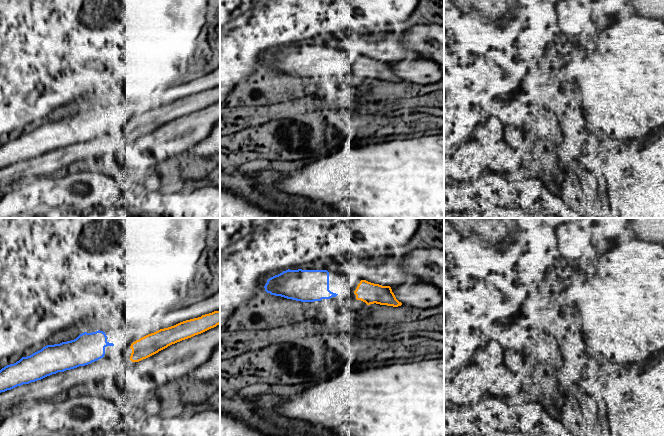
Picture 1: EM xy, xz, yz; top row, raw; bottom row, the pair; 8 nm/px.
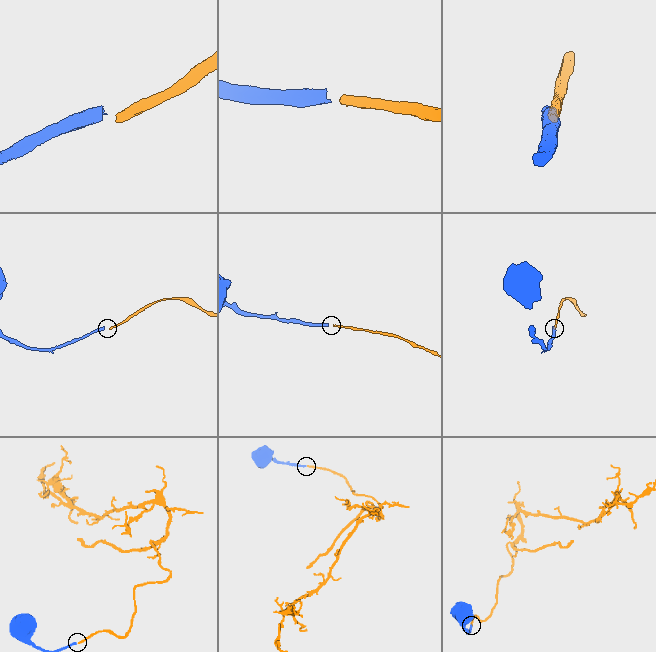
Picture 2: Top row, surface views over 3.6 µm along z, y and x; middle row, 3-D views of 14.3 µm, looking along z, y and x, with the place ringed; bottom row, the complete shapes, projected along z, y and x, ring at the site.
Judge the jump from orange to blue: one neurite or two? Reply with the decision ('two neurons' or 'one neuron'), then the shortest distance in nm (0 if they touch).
two neurons; gap 140 nm

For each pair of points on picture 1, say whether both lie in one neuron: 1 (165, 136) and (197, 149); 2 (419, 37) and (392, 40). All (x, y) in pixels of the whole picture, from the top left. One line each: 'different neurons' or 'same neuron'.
1: different neurons
2: different neurons

